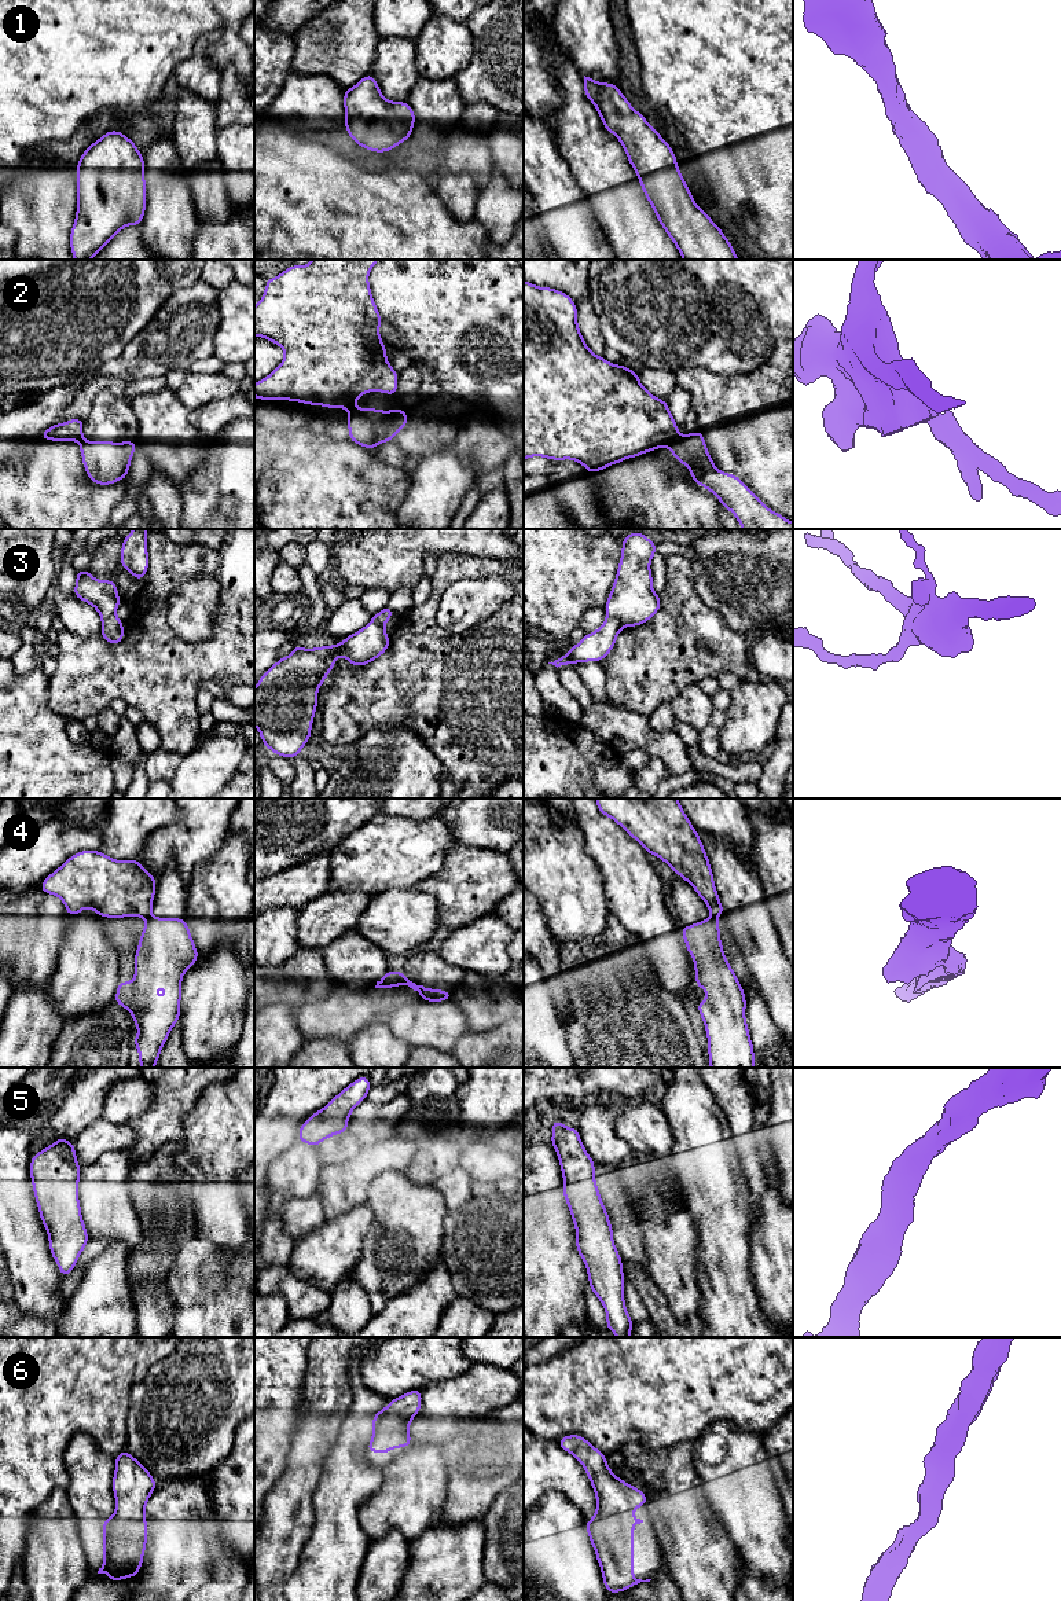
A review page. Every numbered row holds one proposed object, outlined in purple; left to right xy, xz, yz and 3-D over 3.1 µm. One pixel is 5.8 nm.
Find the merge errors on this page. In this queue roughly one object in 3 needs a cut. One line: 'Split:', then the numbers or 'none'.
Split: 2, 3, 4

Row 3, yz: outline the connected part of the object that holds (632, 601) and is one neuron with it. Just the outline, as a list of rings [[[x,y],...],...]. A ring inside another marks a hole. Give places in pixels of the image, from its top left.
[[[642,532],[621,539],[621,558],[605,612],[623,627],[638,627],[649,621],[661,607],[661,598],[653,591],[650,562],[657,544]]]

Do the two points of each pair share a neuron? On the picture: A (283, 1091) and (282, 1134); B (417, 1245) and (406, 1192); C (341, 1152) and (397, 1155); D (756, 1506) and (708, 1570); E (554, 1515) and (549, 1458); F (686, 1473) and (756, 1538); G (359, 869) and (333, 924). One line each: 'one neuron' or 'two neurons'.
A: one neuron
B: one neuron
C: two neurons
D: two neurons
E: two neurons
F: two neurons
G: two neurons

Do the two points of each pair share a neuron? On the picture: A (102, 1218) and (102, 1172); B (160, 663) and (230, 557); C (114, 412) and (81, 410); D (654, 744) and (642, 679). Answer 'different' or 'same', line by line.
A: same
B: same
C: different
D: different

